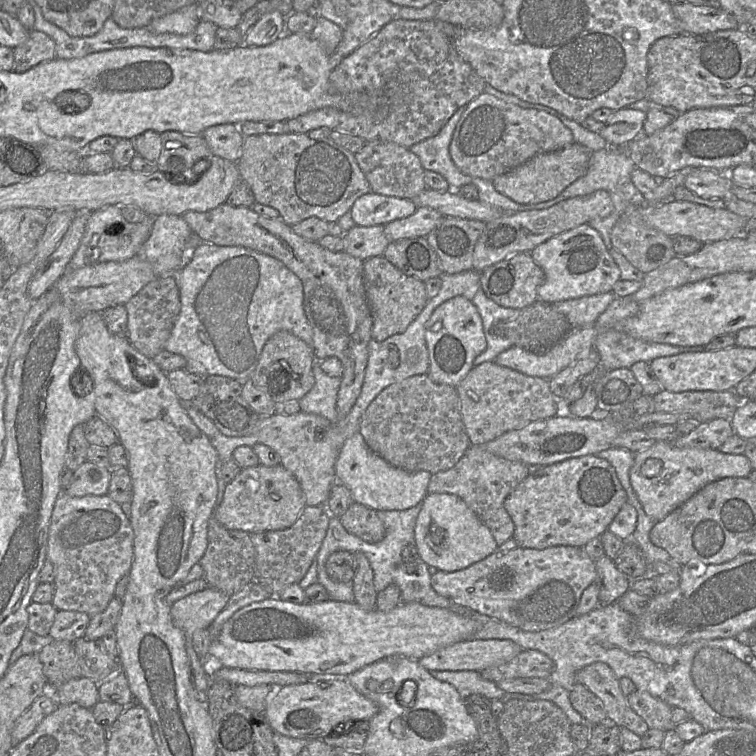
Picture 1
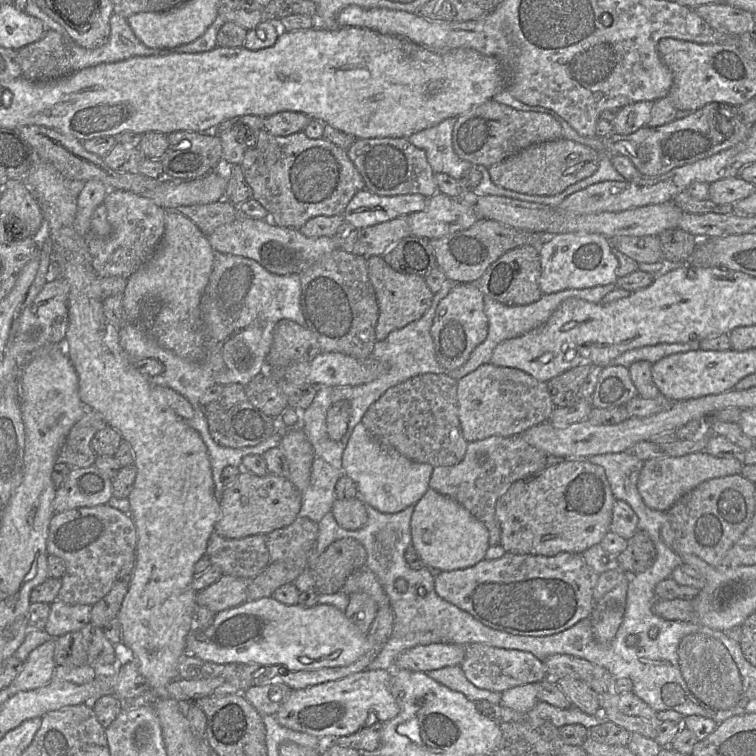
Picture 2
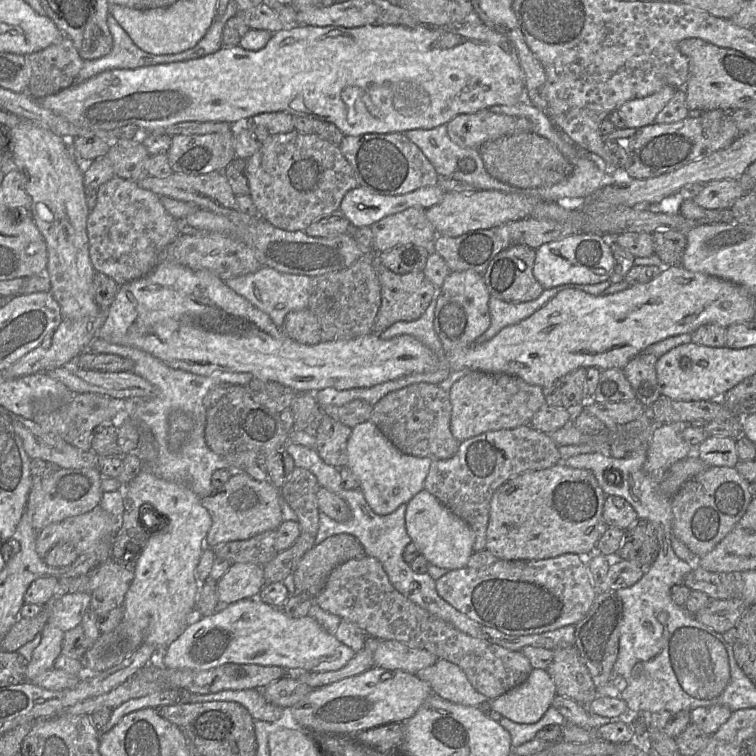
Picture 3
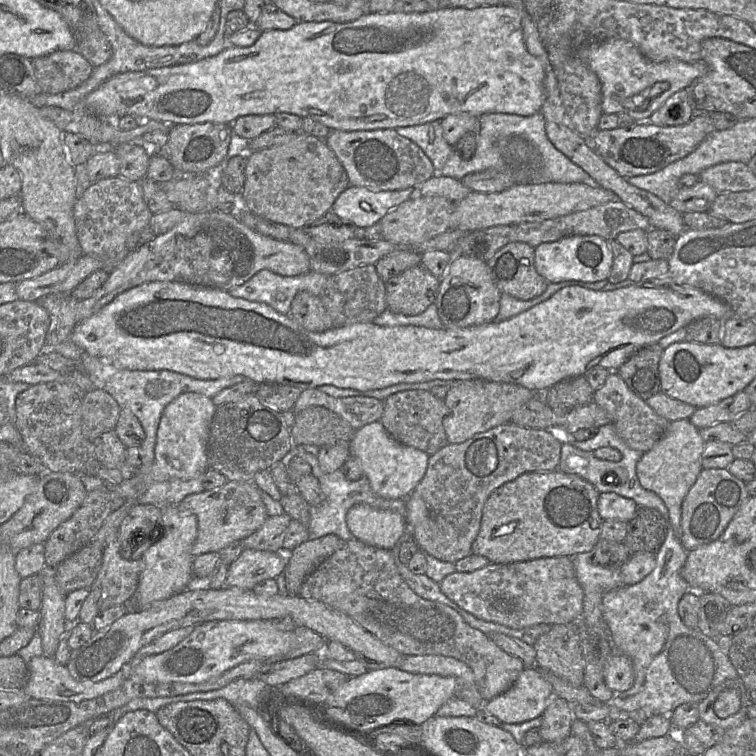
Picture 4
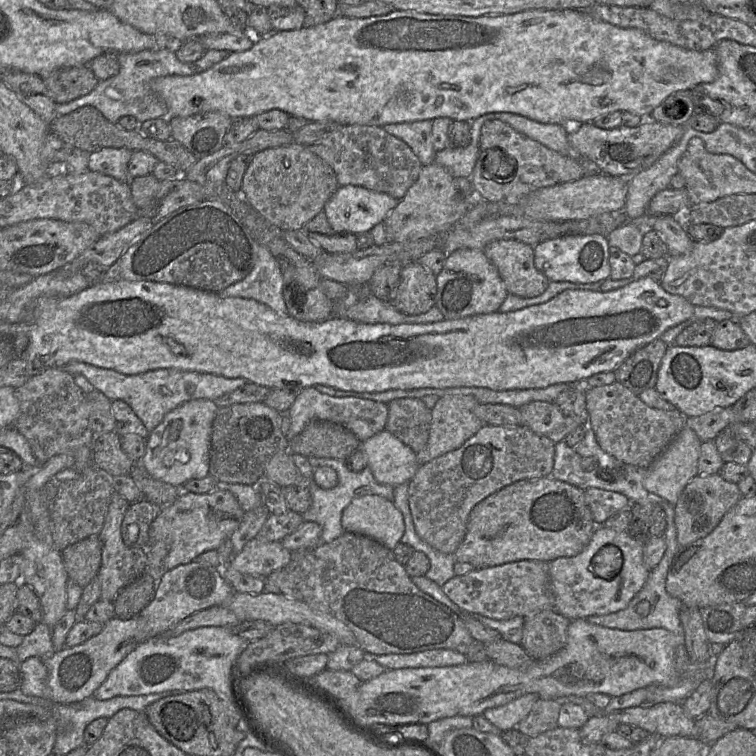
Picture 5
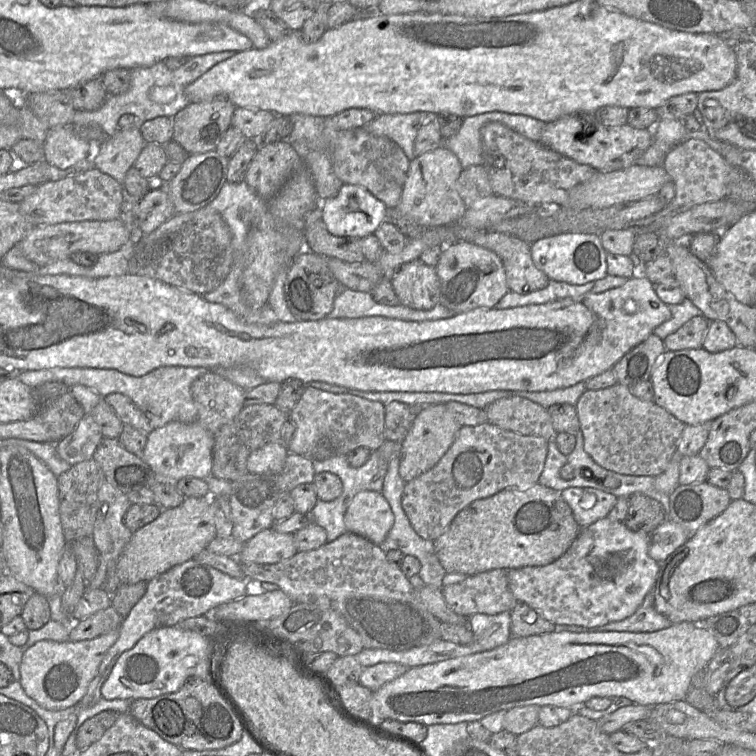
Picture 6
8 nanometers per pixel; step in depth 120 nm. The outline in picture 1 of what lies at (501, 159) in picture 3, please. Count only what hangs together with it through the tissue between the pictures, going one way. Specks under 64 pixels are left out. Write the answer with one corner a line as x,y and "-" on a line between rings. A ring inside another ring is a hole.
573,143
562,149
534,156
520,166
495,177
491,183
499,193
520,204
536,204
555,198
575,180
584,176
593,151

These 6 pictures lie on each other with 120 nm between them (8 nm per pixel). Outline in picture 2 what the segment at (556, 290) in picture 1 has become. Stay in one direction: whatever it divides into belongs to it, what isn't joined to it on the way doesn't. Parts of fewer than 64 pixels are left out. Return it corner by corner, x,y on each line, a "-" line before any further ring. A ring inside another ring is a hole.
562,233
546,236
538,245
541,265
539,287
542,294
616,283
618,260
611,249
609,239
600,234

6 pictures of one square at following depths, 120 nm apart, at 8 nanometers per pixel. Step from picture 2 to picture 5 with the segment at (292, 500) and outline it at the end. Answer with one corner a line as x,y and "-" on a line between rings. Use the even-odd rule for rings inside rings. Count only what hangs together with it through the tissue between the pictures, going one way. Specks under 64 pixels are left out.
215,489
205,494
182,491
170,505
162,506
159,515
149,529
149,543
165,541
169,552
164,559
165,570
193,562
209,550
217,550
239,527
245,511
236,497
228,490

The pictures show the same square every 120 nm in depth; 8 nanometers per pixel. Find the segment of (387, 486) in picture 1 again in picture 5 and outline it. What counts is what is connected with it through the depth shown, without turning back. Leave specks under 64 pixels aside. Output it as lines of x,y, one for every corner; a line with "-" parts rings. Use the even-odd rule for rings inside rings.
385,429
361,443
368,466
378,483
408,483
419,468
416,453

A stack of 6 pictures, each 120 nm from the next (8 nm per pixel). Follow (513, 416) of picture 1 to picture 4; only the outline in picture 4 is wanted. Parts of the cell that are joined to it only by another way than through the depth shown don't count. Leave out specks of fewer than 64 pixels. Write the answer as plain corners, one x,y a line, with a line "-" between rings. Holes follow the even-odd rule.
483,379
459,380
444,398
447,414
443,419
443,427
448,444
463,443
475,434
511,422
513,413
536,395
534,391
513,383

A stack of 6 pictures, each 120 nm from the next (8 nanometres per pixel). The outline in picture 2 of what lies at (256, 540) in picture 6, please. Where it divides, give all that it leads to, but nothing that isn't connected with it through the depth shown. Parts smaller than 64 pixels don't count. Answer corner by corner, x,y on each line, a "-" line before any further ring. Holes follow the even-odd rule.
221,575
219,580
198,592
197,606
205,606
217,614
247,601
248,579

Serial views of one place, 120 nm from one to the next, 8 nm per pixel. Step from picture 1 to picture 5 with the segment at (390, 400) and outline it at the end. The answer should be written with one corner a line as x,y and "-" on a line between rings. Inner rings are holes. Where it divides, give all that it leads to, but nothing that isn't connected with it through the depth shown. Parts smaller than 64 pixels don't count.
399,398
390,401
387,406
385,430
415,453
423,450
429,439
431,409
420,398

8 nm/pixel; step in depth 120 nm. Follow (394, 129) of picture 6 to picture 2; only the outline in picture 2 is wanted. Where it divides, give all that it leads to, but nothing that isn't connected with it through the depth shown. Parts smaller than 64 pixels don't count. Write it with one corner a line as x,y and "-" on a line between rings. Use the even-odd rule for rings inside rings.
447,118
439,124
413,133
407,140
423,150
434,173
444,173
459,181
473,164
461,159
452,146
453,126
457,118

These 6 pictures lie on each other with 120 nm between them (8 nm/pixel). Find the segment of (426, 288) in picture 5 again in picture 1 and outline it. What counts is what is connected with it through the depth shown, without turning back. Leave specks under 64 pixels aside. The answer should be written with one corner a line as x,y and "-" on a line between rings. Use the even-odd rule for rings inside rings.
383,255
371,257
363,263
366,298
373,316
371,335
373,340
381,342
390,336
406,331
429,299
423,281
403,274

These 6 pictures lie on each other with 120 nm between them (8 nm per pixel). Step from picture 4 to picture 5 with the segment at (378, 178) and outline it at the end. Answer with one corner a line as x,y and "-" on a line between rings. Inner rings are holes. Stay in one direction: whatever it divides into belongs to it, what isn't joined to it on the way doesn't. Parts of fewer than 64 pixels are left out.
346,125
305,145
333,169
339,186
357,185
401,200
423,167
411,148
380,126

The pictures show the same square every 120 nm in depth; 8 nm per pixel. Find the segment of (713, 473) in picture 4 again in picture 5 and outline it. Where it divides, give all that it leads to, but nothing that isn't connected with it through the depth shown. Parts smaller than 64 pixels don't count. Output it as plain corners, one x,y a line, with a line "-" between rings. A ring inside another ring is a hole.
719,473
692,478
674,505
674,524
677,541
685,547
710,534
719,524
725,513
740,499
742,494
735,483
727,482

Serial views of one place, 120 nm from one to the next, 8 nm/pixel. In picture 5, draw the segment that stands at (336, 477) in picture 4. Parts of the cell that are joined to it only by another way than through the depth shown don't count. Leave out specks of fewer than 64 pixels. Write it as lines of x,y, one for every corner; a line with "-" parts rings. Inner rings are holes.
308,457
307,459
313,470
318,467
327,466
334,469
338,476
338,483
332,489
320,488
312,477
310,480
306,480
306,486
308,487
312,497
312,504
307,511
302,513
302,517
304,521
313,521
321,526
321,542
332,542
345,532
341,526
342,512
354,498
364,495
378,495
390,501
393,500
393,486
378,483
368,466
361,471
354,472
347,467
345,460
317,457

